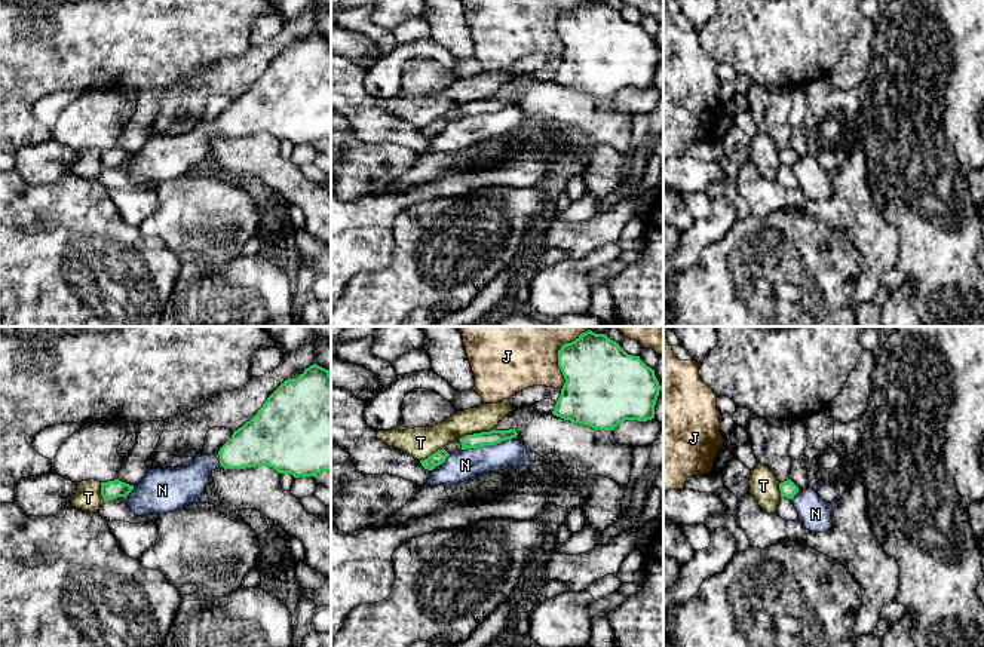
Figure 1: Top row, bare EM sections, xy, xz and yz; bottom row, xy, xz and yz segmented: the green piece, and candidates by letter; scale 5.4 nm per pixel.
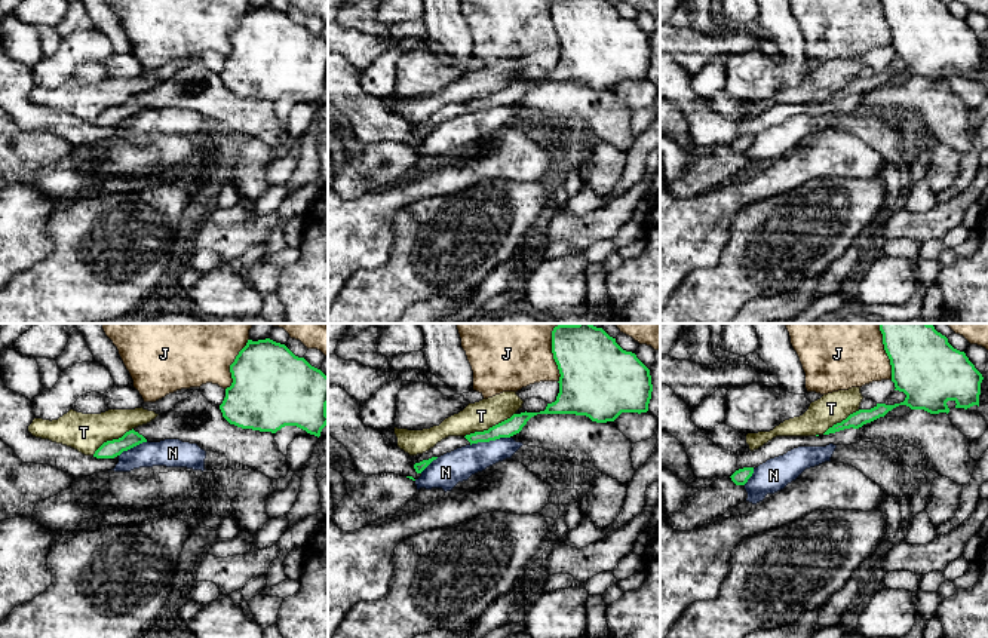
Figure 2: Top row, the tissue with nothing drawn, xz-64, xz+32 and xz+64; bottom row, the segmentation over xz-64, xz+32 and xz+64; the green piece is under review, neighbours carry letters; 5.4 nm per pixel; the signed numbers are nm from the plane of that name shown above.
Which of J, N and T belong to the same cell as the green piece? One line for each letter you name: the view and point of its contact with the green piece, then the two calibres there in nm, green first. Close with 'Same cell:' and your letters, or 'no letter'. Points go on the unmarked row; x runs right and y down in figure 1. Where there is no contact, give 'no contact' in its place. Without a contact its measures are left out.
N: contact xz (489, 112); calibres 80 and 170 nm
Same cell: N

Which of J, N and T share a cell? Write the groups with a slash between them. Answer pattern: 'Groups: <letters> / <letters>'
Groups: J / N / T

